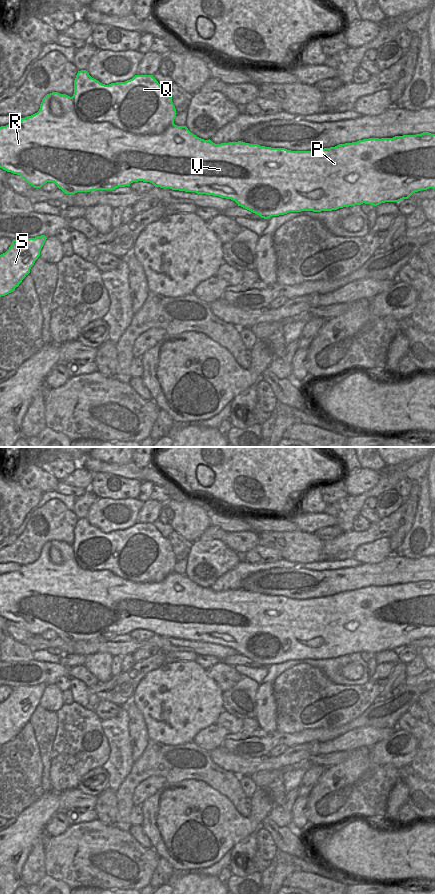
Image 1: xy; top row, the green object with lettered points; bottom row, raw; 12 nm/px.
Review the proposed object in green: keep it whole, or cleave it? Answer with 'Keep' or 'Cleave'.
Cleave

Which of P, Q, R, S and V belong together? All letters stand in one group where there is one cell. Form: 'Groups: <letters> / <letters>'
Groups: P R S V / Q

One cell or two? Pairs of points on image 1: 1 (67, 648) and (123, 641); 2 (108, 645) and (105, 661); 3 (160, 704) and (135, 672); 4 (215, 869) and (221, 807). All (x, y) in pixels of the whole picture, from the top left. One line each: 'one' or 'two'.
1: one
2: two
3: two
4: two

